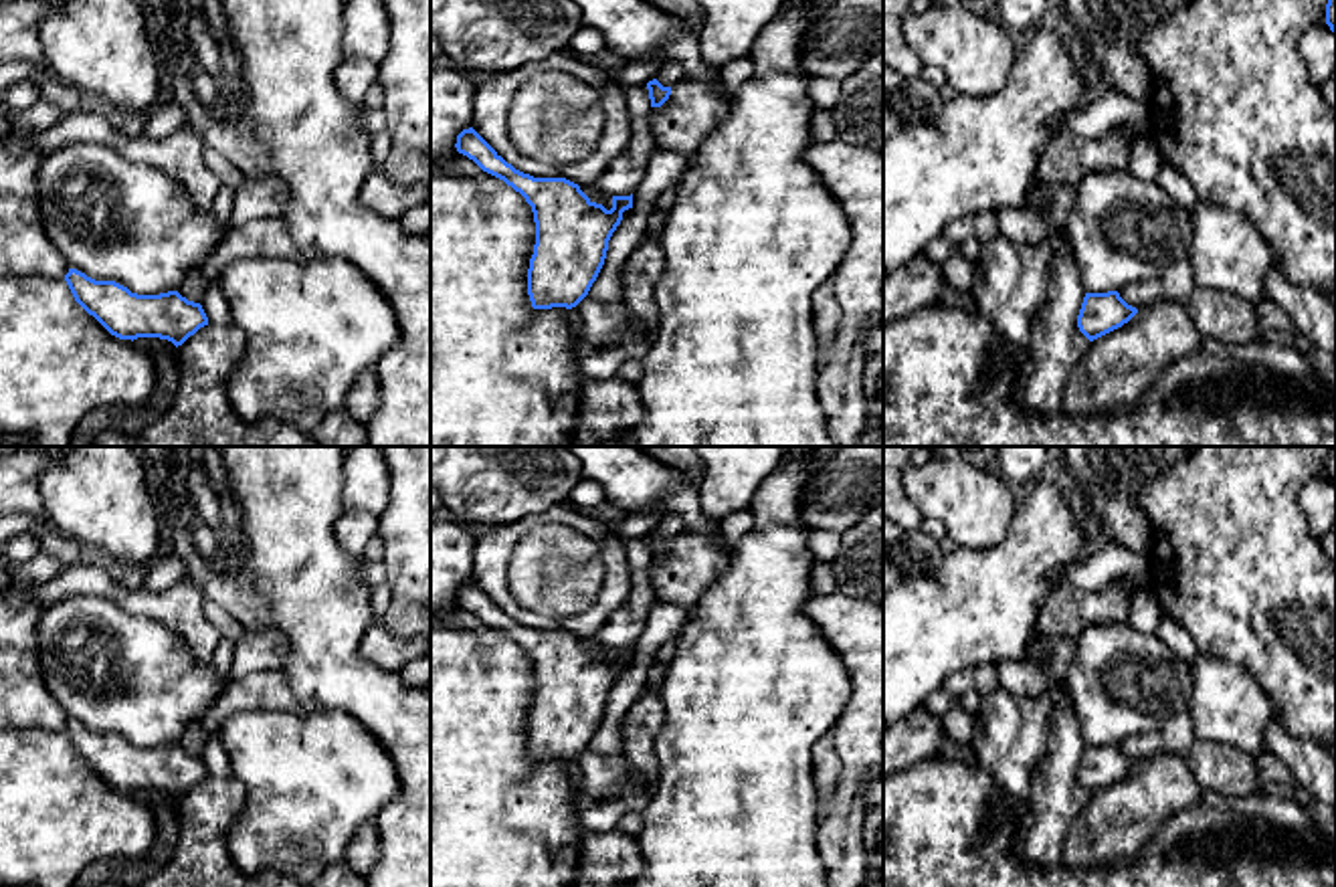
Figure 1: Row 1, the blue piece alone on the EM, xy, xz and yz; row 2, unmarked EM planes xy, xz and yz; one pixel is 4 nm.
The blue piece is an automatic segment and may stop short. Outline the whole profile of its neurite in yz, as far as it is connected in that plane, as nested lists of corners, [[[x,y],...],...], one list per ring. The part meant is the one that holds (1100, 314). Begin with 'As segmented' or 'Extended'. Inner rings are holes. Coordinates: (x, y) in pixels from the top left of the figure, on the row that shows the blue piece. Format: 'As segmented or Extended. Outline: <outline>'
As segmented. Outline: [[[1118,291],[1085,293],[1077,315],[1077,327],[1089,341],[1093,341],[1122,327],[1136,313],[1138,309],[1128,305]]]

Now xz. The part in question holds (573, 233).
As segmented. Outline: [[[473,127],[457,135],[457,152],[503,180],[532,206],[536,244],[528,269],[534,309],[576,307],[596,281],[608,240],[633,208],[631,196],[612,196],[612,208],[592,202],[566,178],[534,178],[507,164]]]

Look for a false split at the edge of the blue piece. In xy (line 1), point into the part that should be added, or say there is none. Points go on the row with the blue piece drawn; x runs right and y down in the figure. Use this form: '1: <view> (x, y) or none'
1: none

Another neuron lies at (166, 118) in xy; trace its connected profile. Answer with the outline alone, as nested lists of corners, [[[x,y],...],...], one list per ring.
[[[160,101],[150,113],[146,113],[139,135],[148,139],[164,139],[186,125],[188,117],[176,101]]]

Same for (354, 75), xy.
[[[344,57],[333,77],[342,97],[362,105],[366,91],[380,79],[380,65],[358,57]]]

